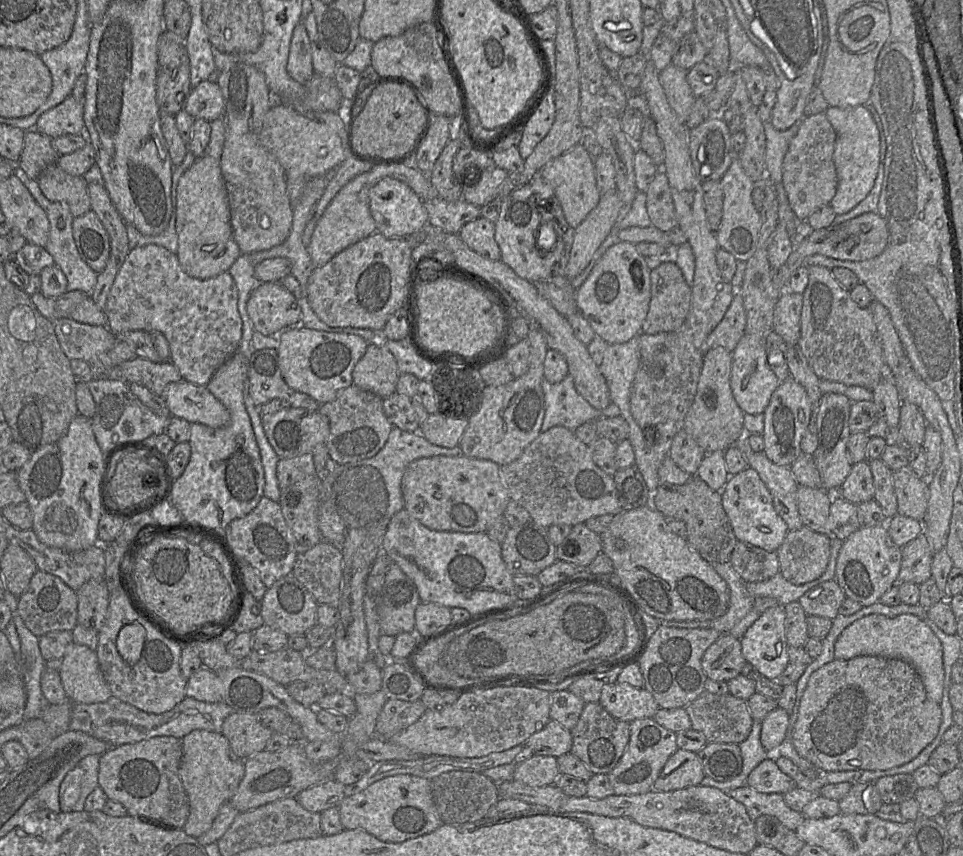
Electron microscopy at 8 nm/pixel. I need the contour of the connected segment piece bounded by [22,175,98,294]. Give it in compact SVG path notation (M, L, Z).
M23 175L22 181L36 202L46 212L50 223L50 231L45 248L53 257L55 265L65 274L67 278L67 291L80 290L87 294L91 294L97 283L98 273L82 259L78 252L72 230L74 217L68 204L66 202L52 202L48 200L41 191L37 179L30 179L26 175Z

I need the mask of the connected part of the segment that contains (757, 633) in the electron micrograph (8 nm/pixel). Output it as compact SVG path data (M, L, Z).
M784 605L765 610L740 638L742 655L758 672L776 679L789 663Z

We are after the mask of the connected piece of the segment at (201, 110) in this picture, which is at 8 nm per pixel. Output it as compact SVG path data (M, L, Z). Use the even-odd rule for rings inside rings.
M202 81L191 90L184 110L194 119L212 122L223 118L225 104L222 91L217 82Z

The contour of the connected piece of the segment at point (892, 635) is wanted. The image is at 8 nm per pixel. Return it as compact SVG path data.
M872 614L854 621L837 638L834 657L848 660L858 656L881 656L908 662L919 675L927 696L940 705L944 683L943 649L923 618L913 614L894 617Z

